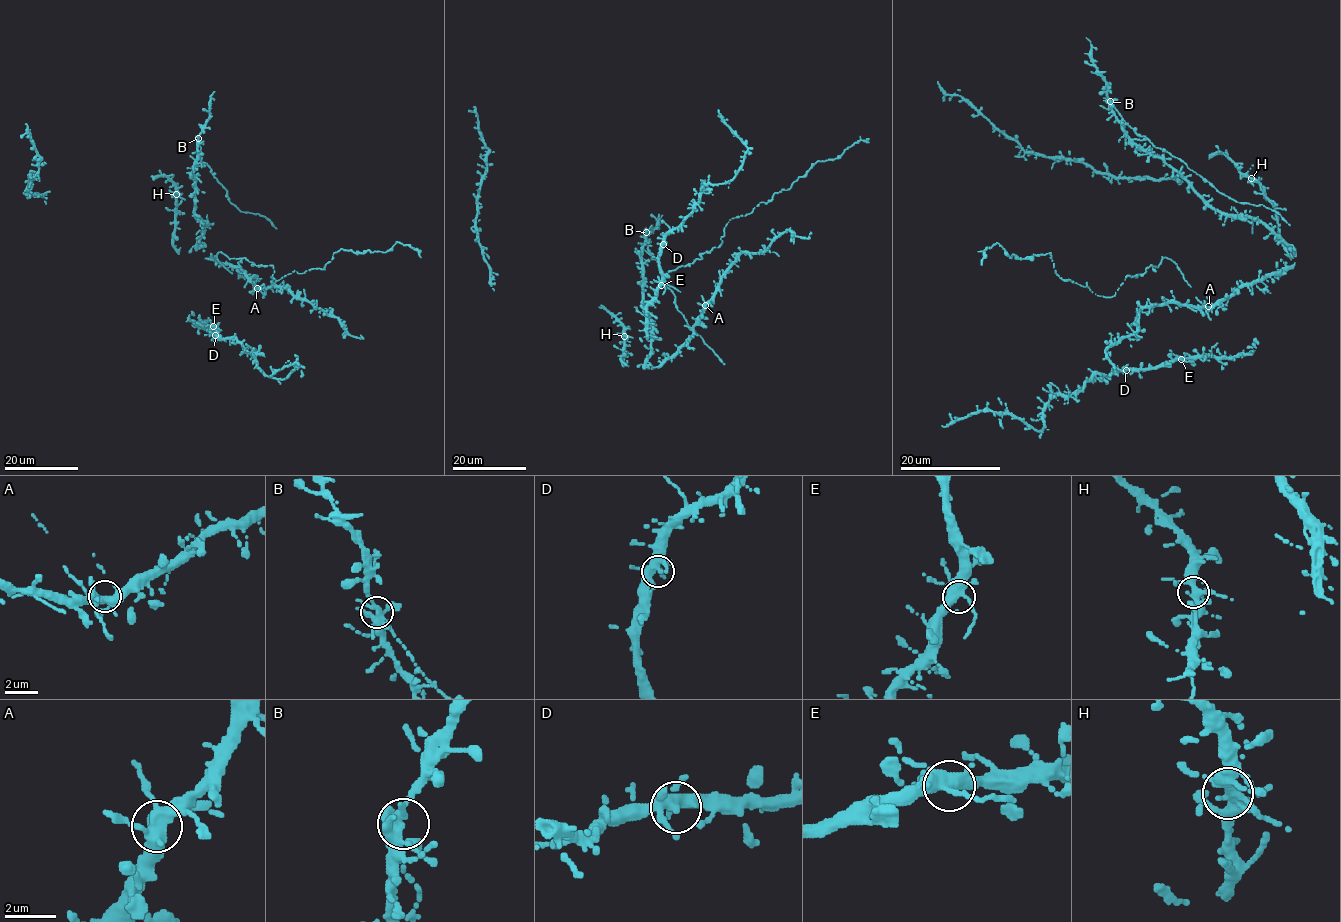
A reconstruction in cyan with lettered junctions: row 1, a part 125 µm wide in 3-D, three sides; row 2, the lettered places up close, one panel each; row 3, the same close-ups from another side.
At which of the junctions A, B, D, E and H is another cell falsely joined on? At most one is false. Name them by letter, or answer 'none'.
none

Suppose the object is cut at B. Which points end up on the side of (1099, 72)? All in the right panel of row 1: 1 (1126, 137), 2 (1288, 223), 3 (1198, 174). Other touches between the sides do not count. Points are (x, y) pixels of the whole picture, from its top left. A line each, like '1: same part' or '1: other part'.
1: same part
2: other part
3: other part

